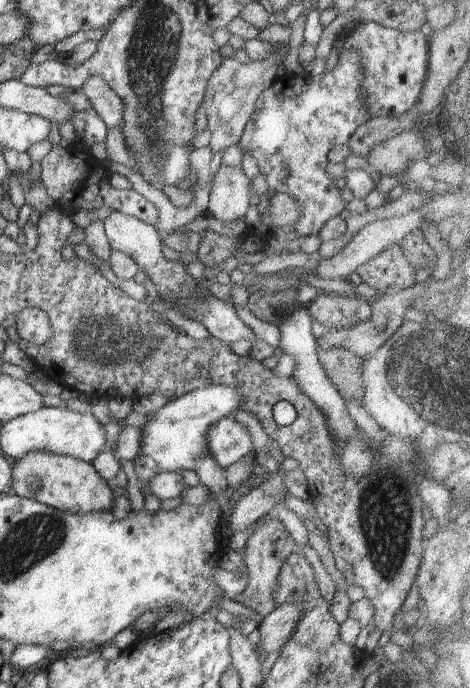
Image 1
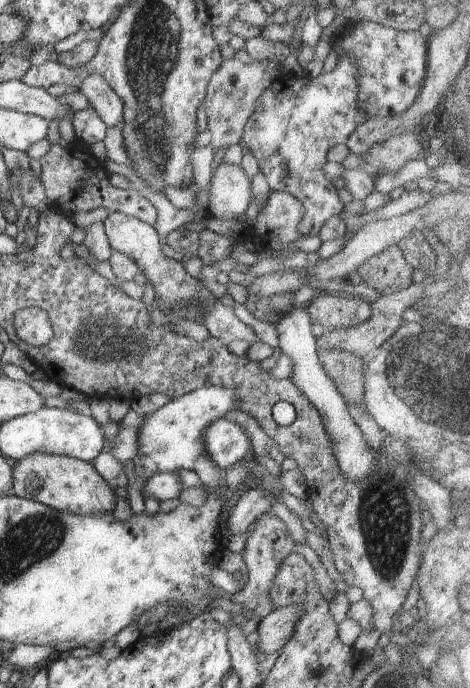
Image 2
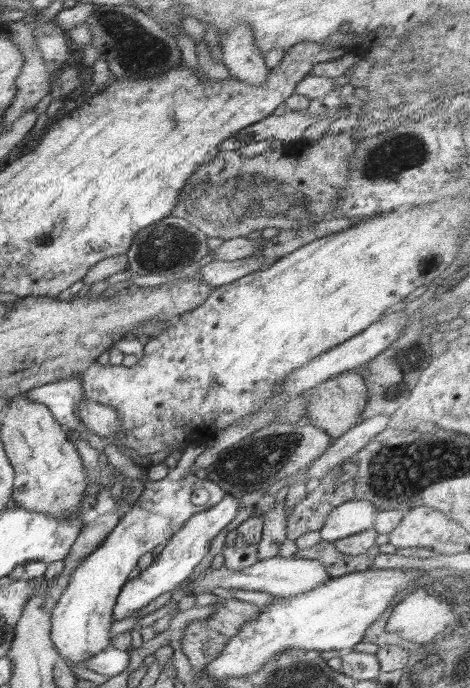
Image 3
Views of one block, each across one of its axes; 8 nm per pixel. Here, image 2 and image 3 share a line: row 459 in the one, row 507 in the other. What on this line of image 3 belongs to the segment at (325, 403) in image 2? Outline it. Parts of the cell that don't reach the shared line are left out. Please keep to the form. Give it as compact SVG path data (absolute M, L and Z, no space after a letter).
M368 500L346 501L333 508L319 531L322 541L336 543L342 538L365 532L374 527L377 508Z

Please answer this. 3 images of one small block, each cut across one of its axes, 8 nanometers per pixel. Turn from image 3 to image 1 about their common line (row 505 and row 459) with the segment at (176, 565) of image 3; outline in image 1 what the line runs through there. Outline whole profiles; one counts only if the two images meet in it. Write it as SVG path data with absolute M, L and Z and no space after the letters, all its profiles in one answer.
M224 417L218 420L210 428L206 438L210 456L214 456L214 460L223 469L227 469L254 449L254 438L248 428L232 418Z

